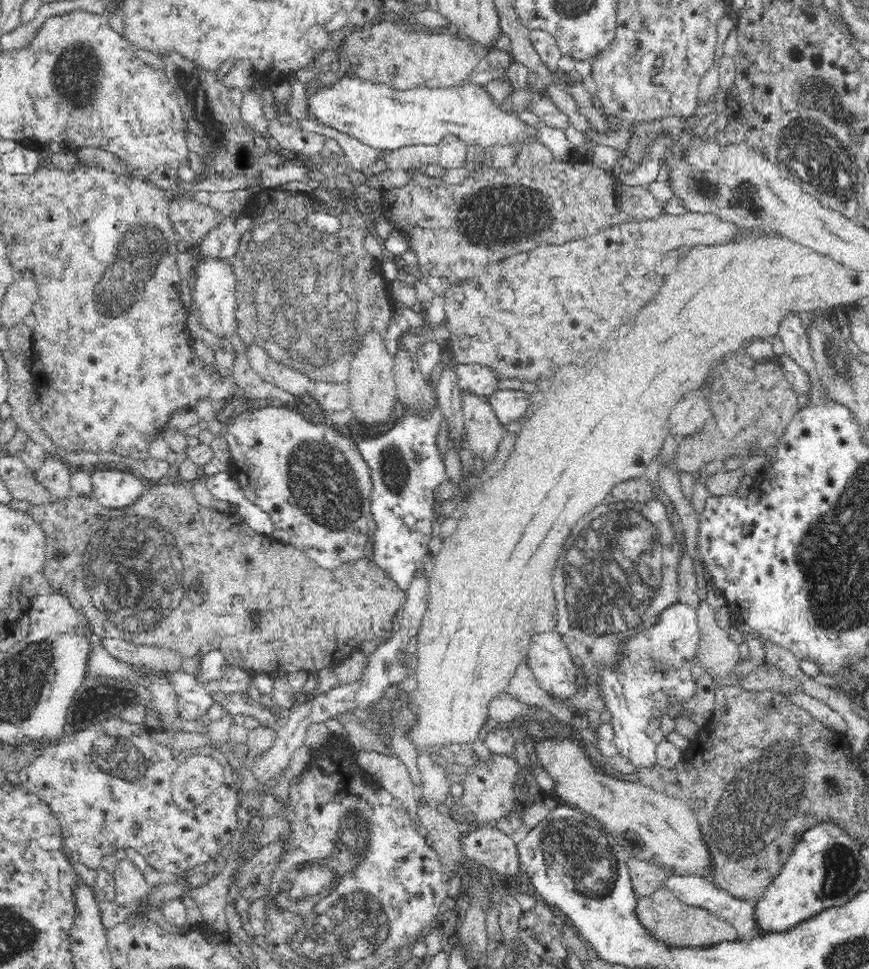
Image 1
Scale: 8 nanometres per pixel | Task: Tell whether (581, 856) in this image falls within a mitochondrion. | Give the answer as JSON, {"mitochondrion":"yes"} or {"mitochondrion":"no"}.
{"mitochondrion":"yes"}

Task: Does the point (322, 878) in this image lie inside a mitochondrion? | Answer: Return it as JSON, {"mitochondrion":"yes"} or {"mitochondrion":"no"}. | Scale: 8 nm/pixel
{"mitochondrion":"yes"}

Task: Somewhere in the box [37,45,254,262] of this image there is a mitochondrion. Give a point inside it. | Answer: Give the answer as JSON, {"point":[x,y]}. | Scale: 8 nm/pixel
{"point":[192,89]}

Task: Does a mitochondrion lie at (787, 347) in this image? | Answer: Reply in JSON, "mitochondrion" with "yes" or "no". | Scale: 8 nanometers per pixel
{"mitochondrion":"no"}

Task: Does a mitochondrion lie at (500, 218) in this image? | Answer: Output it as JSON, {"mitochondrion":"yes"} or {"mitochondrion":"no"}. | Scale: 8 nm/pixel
{"mitochondrion":"yes"}

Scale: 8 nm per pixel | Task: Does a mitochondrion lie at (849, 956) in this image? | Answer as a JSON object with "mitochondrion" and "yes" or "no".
{"mitochondrion":"yes"}

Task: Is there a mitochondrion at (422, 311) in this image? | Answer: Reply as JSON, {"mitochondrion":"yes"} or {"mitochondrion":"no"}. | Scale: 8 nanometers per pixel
{"mitochondrion":"no"}

